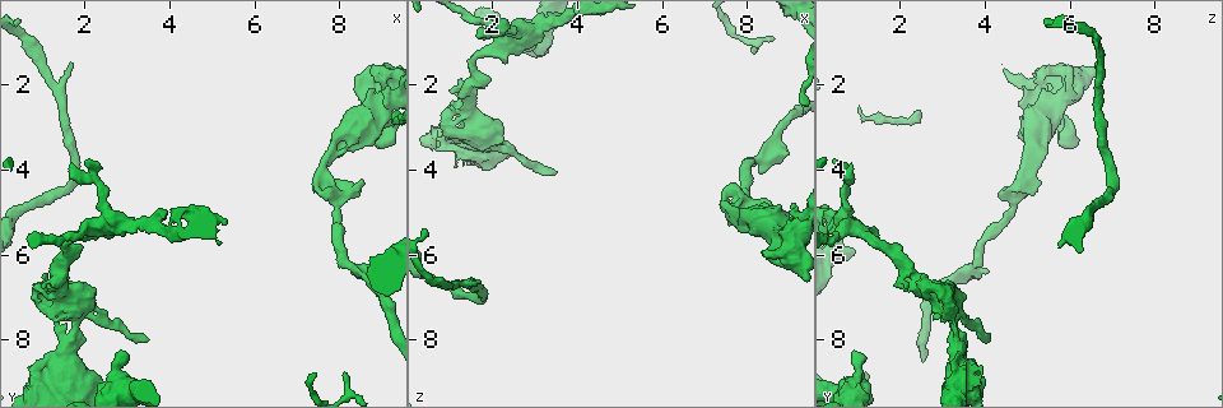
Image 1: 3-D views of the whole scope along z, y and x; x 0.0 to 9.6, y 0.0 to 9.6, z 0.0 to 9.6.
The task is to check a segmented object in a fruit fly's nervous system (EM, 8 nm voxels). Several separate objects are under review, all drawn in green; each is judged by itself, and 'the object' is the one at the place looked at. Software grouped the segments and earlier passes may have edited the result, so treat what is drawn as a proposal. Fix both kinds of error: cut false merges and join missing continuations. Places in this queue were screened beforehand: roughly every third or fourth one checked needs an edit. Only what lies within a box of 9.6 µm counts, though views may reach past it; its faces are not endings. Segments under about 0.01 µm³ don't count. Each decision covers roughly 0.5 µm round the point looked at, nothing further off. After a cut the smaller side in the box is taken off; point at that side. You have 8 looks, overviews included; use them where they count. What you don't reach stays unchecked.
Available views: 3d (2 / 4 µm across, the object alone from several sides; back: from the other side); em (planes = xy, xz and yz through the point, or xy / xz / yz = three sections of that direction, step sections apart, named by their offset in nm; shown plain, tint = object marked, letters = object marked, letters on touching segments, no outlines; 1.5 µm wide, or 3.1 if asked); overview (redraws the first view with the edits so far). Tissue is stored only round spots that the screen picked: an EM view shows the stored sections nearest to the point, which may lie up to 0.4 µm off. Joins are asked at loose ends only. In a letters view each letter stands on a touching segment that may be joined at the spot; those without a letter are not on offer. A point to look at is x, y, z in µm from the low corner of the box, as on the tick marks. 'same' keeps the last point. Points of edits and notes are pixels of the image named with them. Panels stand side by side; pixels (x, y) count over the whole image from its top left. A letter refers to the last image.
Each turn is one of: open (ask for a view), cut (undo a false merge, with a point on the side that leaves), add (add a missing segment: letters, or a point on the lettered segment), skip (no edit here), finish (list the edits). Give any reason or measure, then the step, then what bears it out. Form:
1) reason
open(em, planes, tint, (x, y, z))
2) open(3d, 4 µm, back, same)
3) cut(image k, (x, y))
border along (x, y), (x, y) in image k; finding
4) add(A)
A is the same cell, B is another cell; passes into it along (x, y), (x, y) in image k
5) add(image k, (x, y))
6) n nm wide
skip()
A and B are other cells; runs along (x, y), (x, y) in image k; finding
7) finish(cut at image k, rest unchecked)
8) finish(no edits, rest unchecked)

branch stops here
open(em, planes, letters, (8.15, 8.75, 1.15))

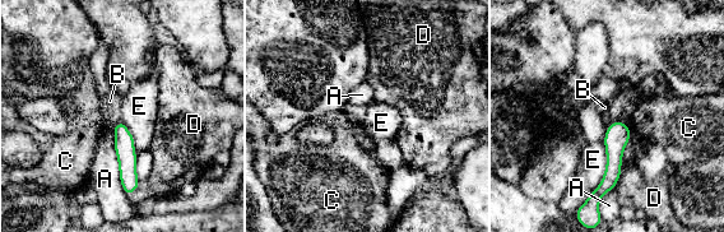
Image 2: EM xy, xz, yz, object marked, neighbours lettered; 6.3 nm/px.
120 nm wide
skip()
A, B, C, D and E are other cells; border along (604, 142), (606, 171), (585, 200) in image 2; no lettered segment goes on from it

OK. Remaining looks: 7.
calibre changes
open(em, xz, step 8, letters, (8.85, 2.55, 5.65))

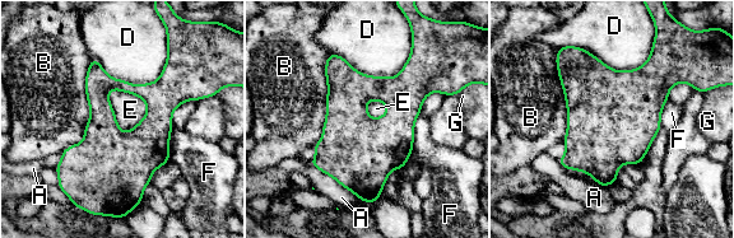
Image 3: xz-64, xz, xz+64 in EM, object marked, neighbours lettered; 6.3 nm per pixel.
another direction
open(em, planes, letters, same)

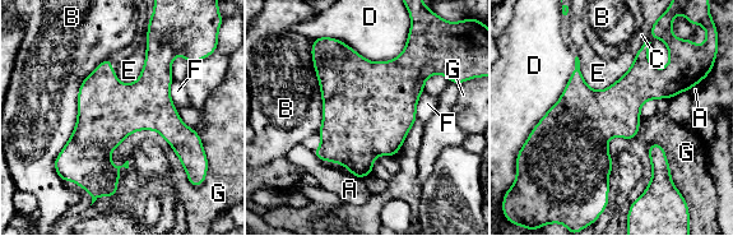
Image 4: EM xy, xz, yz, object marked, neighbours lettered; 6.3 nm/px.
skip()
A, B, C, D, E, F and G are other cells; border along (635, 54), (609, 86), (583, 81) in image 4; all the same neuron

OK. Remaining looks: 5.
calibre changes
open(3d, 2 µm, (0.65, 4.85, 6.60))

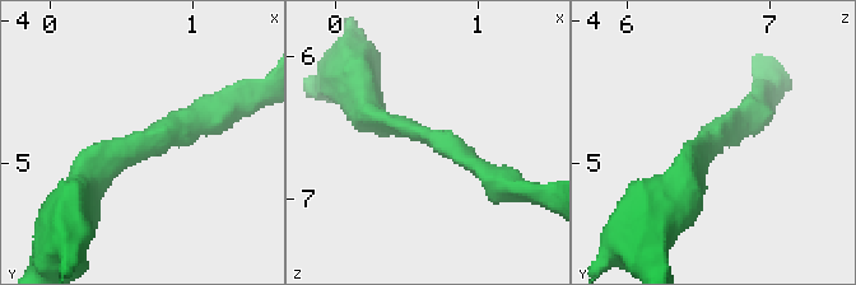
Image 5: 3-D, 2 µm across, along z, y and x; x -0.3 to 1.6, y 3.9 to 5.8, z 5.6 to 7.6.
arms of 200, 360 nm
open(em, planes, tint, (0.64, 4.92, 6.56))

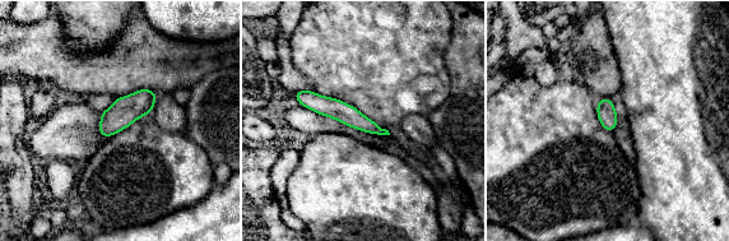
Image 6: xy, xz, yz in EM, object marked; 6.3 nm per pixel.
see the neighbours
open(em, planes, letters, same)

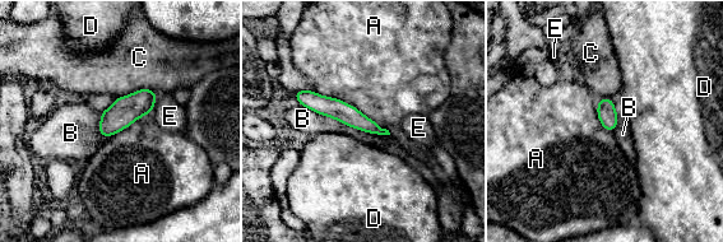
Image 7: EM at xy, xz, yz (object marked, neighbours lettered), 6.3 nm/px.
skip()
A, B, C, D and E are other cells; border along (313, 89), (355, 106), (387, 130) in image 7; one neuron here

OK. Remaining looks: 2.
finish(no edits, rest unchecked)

